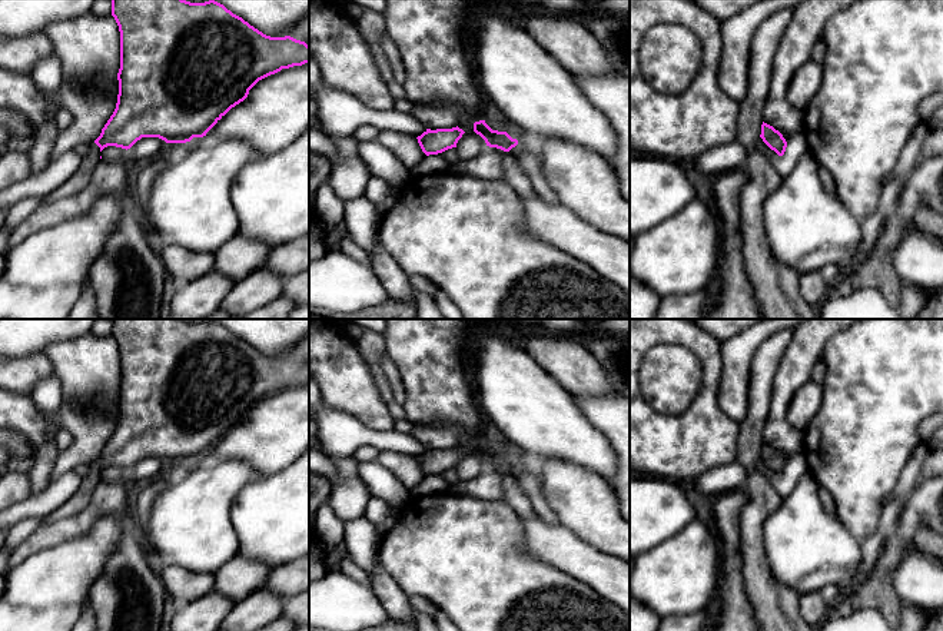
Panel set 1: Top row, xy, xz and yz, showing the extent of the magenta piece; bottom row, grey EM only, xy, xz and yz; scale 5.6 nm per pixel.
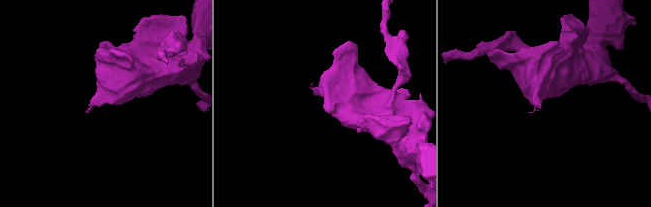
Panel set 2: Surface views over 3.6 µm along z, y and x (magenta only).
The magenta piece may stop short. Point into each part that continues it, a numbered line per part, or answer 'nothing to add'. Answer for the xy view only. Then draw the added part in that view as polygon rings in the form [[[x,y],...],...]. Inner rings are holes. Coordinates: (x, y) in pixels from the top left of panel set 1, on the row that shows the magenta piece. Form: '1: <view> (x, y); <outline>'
1: xy (80, 179); [[[93,143],[90,145],[89,153],[83,157],[82,165],[76,170],[76,173],[53,190],[47,197],[44,197],[44,203],[52,203],[56,200],[62,200],[66,197],[72,197],[82,192],[89,183],[93,176],[93,172],[100,160],[100,147]]]

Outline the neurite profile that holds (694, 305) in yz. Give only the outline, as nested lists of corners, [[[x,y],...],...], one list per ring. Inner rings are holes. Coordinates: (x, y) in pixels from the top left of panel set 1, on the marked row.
[[[704,290],[661,298],[654,319],[704,319],[711,296]]]

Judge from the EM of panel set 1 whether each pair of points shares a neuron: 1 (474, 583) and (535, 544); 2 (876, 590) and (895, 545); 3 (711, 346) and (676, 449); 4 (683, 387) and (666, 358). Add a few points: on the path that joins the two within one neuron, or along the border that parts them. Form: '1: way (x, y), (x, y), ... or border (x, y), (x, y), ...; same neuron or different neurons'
1: border (520, 518), (524, 548), (533, 557), (555, 568); different neurons
2: way (882, 578), (890, 557); same neuron
3: way (711, 372), (704, 421), (701, 424); same neuron
4: way (676, 379), (666, 365); same neuron

